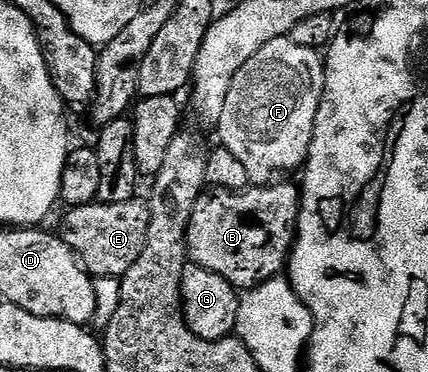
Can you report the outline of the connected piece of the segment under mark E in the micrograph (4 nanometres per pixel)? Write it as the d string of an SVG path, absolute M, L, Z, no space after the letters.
M135 198L115 204L95 202L70 208L67 213L62 220L60 238L81 260L83 268L91 276L121 278L128 270L132 270L132 266L136 266L136 262L140 262L140 256L144 254L148 242L150 226L150 206L145 199Z

